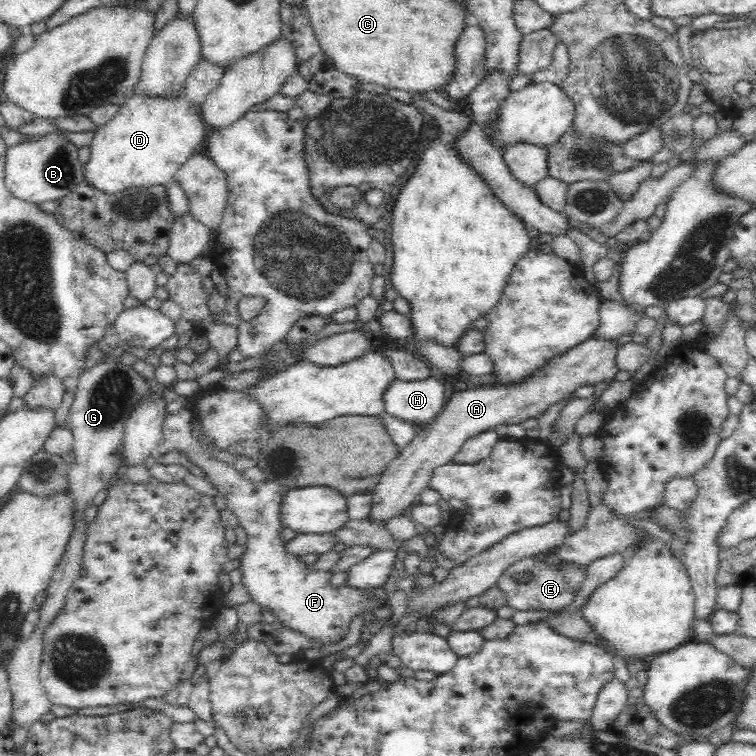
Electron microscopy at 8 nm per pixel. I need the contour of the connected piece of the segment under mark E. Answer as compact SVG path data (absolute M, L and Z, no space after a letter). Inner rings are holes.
M529 558L512 564L500 576L497 585L504 592L506 605L512 607L514 611L560 612L574 606L586 576L588 576L588 566L572 565L562 561L560 567L552 567L546 562L533 561Z

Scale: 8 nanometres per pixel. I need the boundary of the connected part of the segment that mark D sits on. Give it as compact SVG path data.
M183 93L176 98L147 98L129 94L121 100L116 116L100 125L94 132L90 143L90 156L83 165L84 184L110 196L120 195L128 188L165 186L175 180L176 172L194 152L201 150L202 140L206 138L204 124L200 111L188 102Z

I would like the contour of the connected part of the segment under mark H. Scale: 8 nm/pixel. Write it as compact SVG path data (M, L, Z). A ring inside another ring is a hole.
M436 374L428 376L424 380L398 380L396 378L396 380L392 380L388 384L388 388L385 388L384 394L382 394L384 413L406 422L413 422L415 426L421 427L432 420L432 418L436 418L438 412L444 406L446 401L446 396L444 396L446 384L447 381Z

